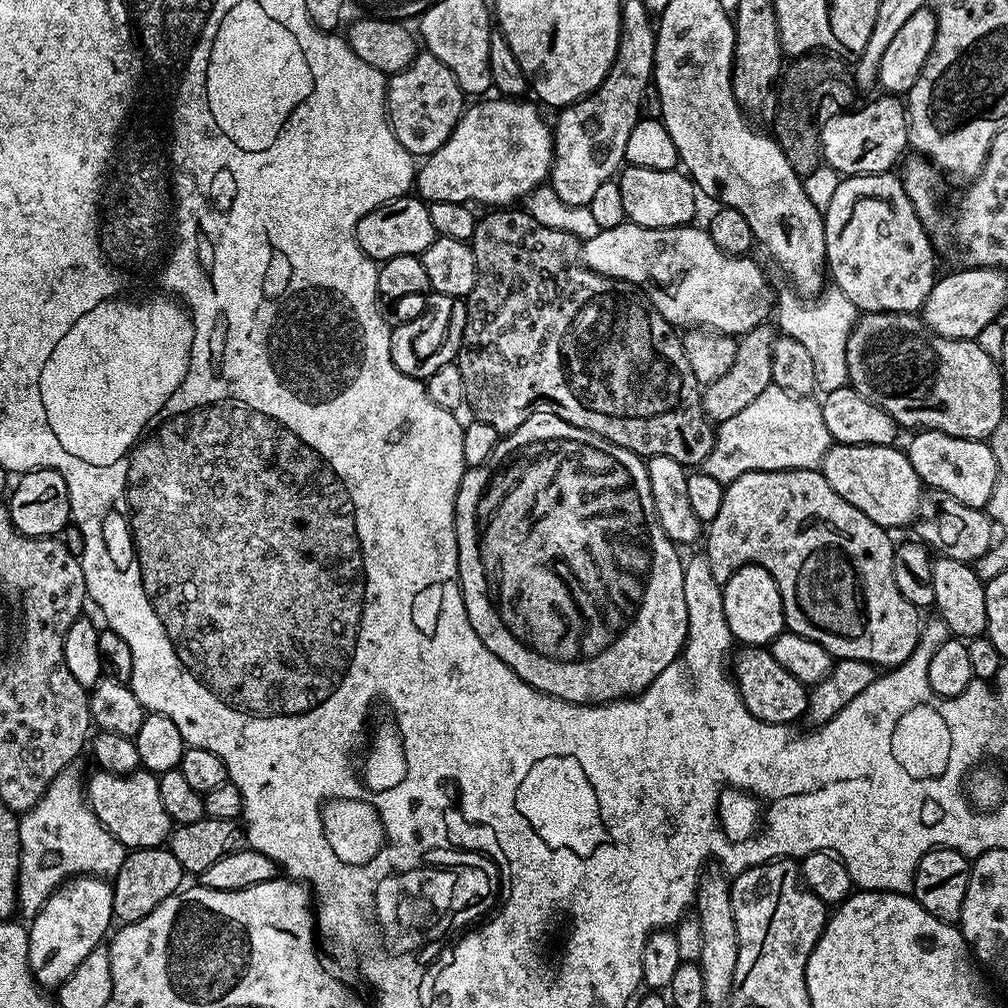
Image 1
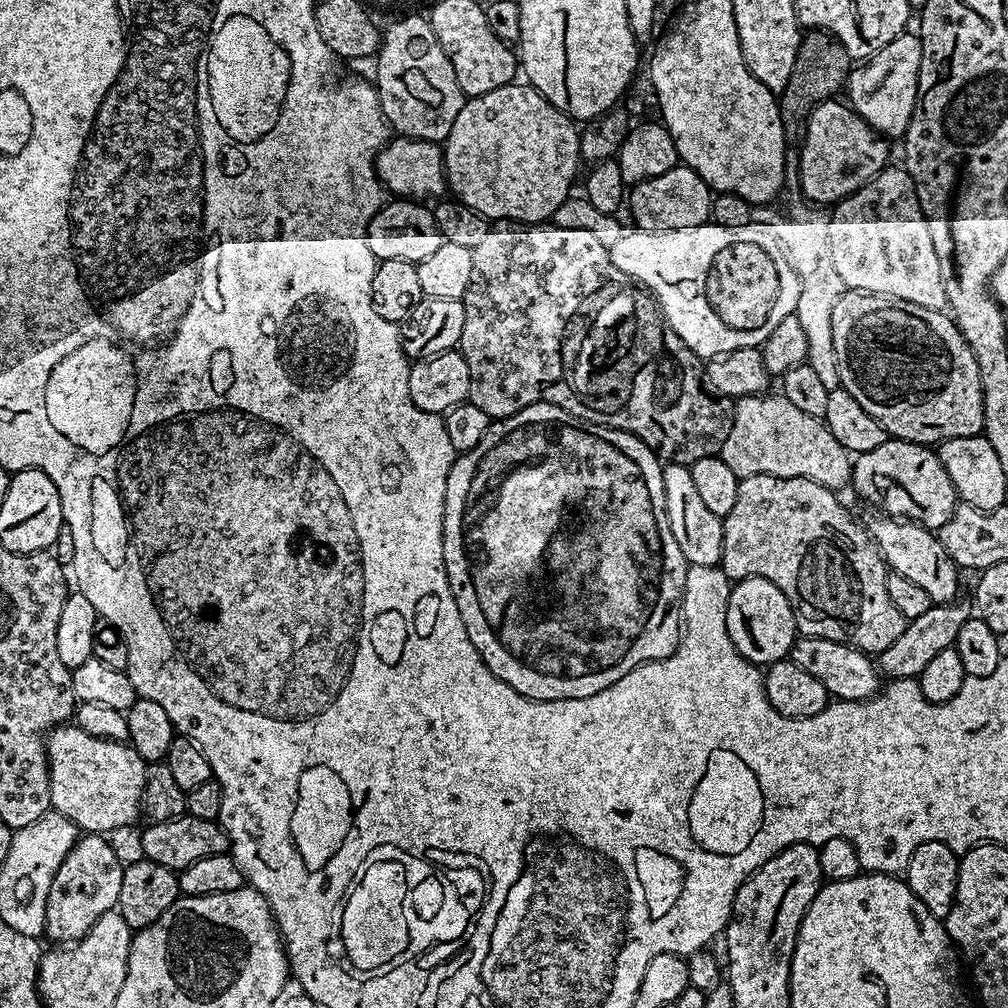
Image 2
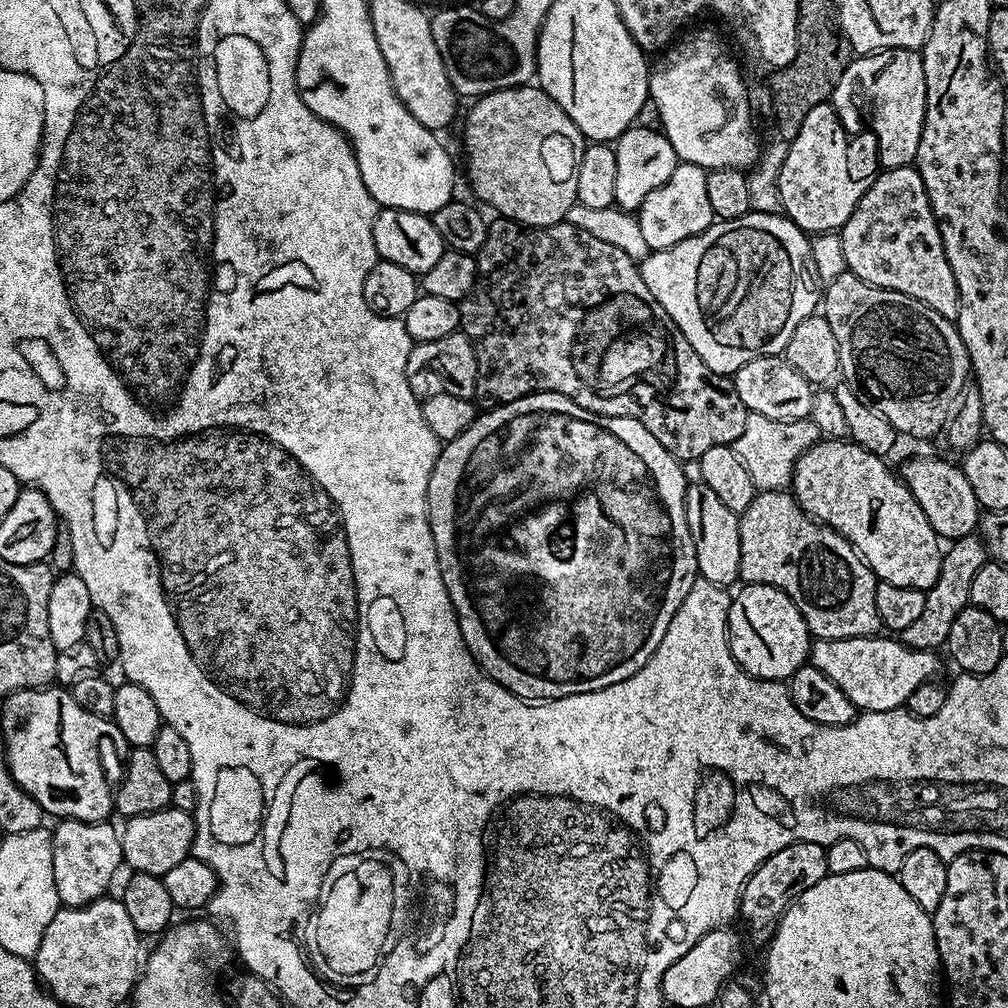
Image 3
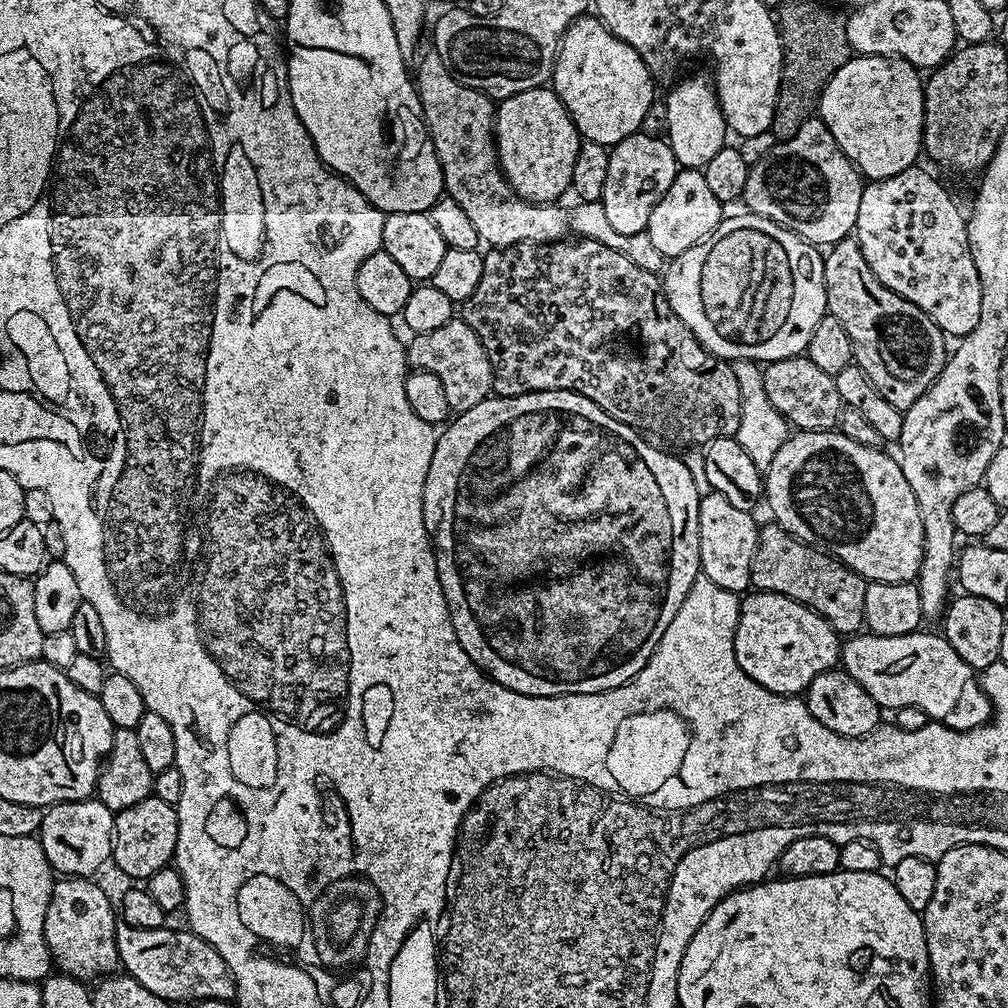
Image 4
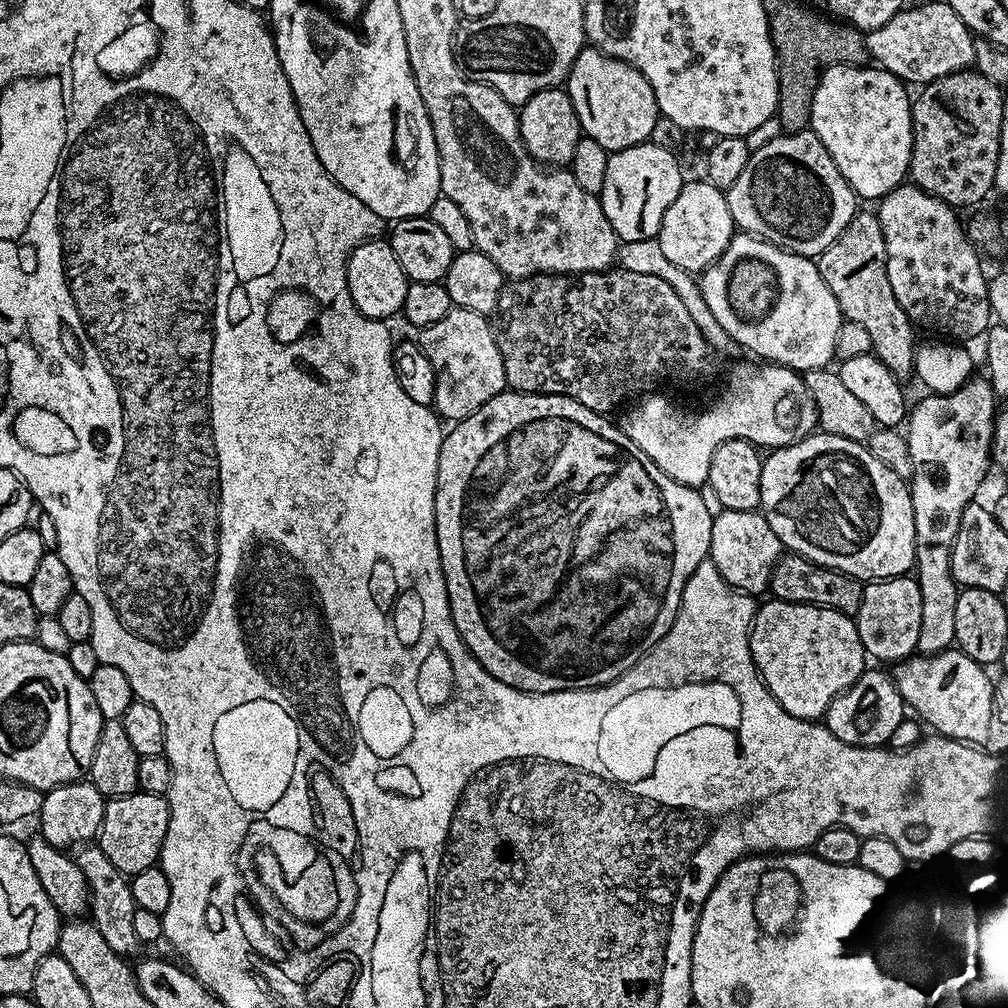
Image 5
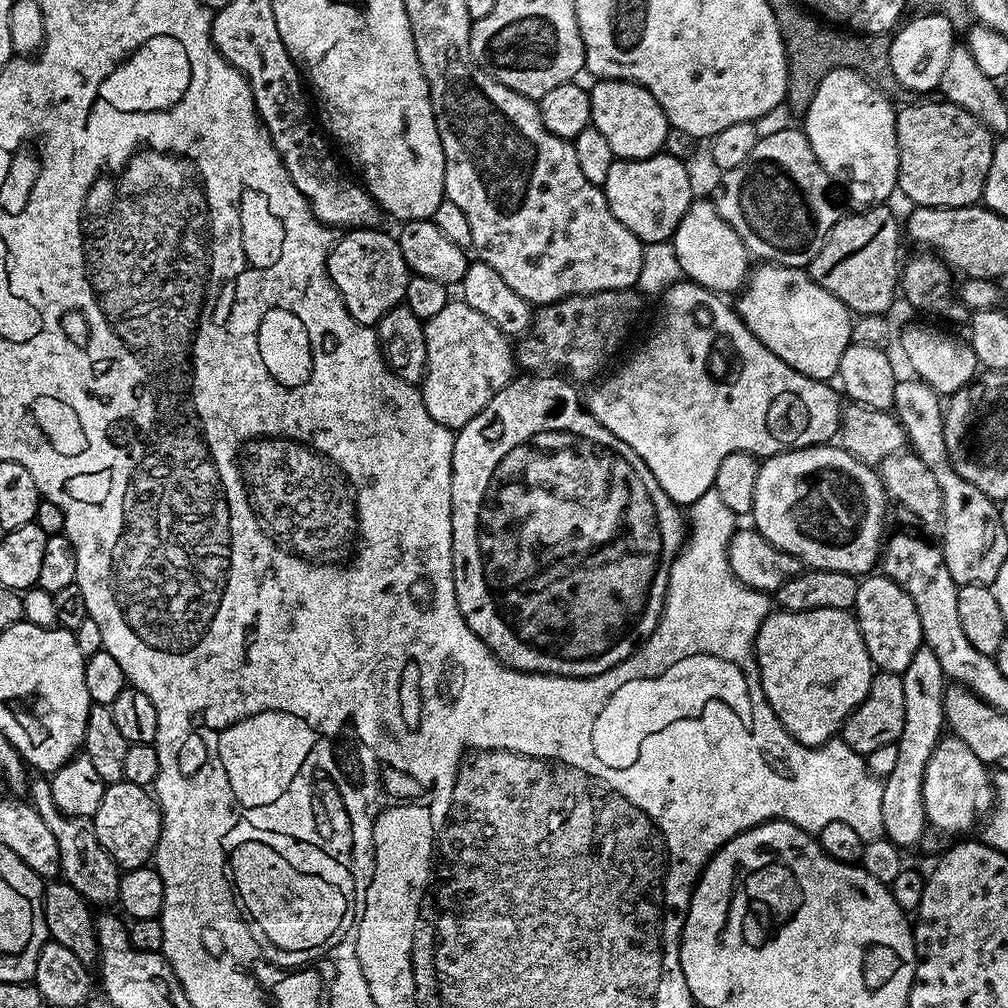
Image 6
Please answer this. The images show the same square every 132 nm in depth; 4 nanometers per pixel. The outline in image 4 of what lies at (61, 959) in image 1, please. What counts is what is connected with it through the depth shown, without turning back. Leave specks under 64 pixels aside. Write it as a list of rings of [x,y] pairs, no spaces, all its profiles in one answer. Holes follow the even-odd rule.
[[[97,798],[53,804],[44,812],[38,839],[53,873],[65,876],[95,877],[96,871],[109,863],[116,818]]]

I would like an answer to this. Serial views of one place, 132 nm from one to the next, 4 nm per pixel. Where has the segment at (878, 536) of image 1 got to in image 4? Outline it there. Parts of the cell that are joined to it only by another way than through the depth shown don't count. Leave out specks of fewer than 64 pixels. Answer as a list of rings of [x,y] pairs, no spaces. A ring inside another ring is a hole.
[[[775,522],[760,528],[758,546],[752,563],[753,589],[762,592],[777,592],[791,600],[797,600],[814,610],[835,632],[856,634],[864,628],[866,610],[866,581],[850,570],[827,551],[805,544]]]

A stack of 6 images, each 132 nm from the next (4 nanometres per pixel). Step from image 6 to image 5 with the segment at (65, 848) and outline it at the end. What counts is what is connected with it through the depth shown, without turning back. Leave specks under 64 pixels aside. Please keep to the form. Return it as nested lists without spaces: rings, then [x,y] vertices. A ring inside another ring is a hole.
[[[84,846],[79,849],[80,853],[75,853],[74,859],[78,870],[86,876],[86,886],[88,887],[88,912],[92,925],[102,934],[102,938],[110,950],[114,950],[119,956],[131,957],[131,952],[135,948],[141,947],[140,940],[134,938],[134,894],[129,877],[106,858],[106,854],[99,846]]]

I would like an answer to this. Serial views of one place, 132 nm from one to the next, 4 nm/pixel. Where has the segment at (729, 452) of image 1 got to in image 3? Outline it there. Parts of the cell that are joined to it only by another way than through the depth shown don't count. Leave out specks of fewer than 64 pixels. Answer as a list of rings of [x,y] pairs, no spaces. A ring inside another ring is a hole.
[[[750,414],[746,418],[746,430],[742,430],[734,447],[742,466],[746,466],[746,474],[750,474],[753,489],[774,492],[787,489],[791,485],[792,471],[798,458],[803,452],[810,450],[810,446],[814,446],[819,439],[820,432],[811,418],[778,422],[762,414]]]

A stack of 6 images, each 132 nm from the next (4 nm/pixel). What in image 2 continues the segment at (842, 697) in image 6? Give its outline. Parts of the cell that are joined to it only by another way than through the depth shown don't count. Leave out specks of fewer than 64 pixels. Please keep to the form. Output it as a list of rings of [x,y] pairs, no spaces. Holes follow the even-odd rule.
[[[757,576],[733,583],[730,602],[726,606],[726,630],[730,630],[730,642],[734,642],[738,654],[757,666],[785,659],[798,635],[796,619],[786,594],[782,594],[774,582]]]

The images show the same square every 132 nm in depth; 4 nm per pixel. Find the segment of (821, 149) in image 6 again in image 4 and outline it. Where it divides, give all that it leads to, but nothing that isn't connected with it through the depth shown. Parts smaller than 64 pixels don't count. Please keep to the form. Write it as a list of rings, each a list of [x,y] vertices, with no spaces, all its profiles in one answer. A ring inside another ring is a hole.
[[[853,55],[824,87],[819,119],[834,134],[834,142],[869,181],[890,178],[913,167],[922,156],[924,84],[910,62],[886,56]]]

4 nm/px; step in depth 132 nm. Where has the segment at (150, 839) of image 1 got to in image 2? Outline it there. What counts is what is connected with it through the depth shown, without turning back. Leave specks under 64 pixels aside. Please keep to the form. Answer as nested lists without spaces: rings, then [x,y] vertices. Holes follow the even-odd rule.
[[[69,722],[46,740],[52,808],[62,813],[84,834],[109,834],[141,819],[146,761],[132,745],[99,740]]]

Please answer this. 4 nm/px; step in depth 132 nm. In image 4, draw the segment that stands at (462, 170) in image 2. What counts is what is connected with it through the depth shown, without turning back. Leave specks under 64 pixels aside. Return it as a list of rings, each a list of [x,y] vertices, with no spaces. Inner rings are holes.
[[[551,87],[531,88],[499,101],[494,112],[496,158],[510,186],[531,204],[551,204],[572,186],[574,158],[582,137],[566,106]]]

